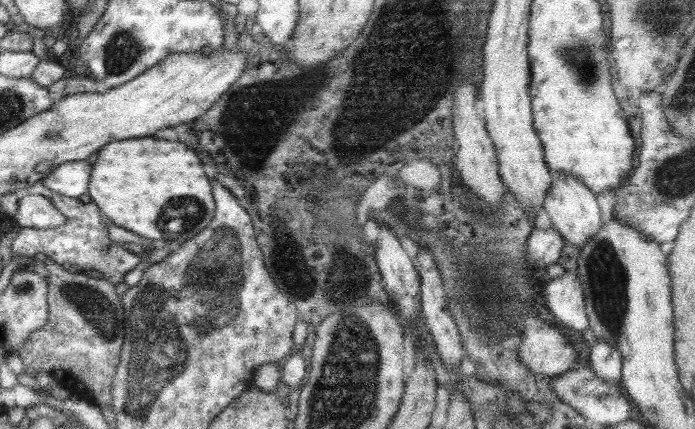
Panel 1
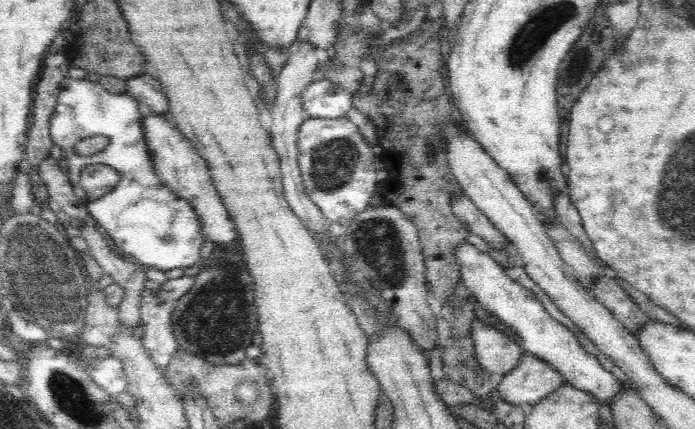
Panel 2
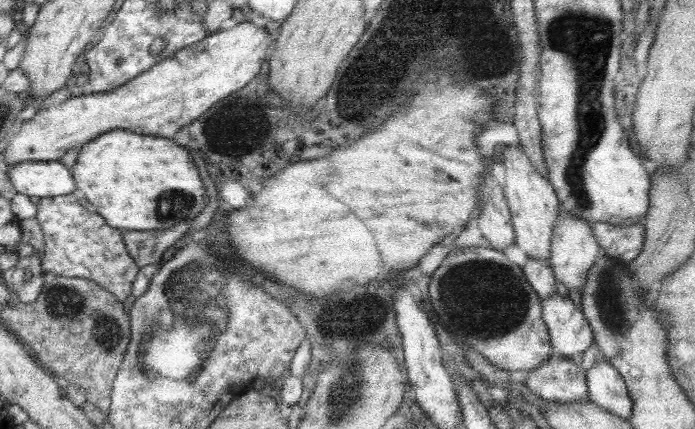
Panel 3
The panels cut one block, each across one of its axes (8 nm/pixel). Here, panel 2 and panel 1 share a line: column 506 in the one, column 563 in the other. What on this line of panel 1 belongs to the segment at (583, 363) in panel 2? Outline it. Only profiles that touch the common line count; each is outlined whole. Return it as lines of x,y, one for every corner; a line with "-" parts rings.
566,271
545,284
542,291
545,308
555,318
555,323
571,332
587,330
588,321
583,302
583,288
574,271

